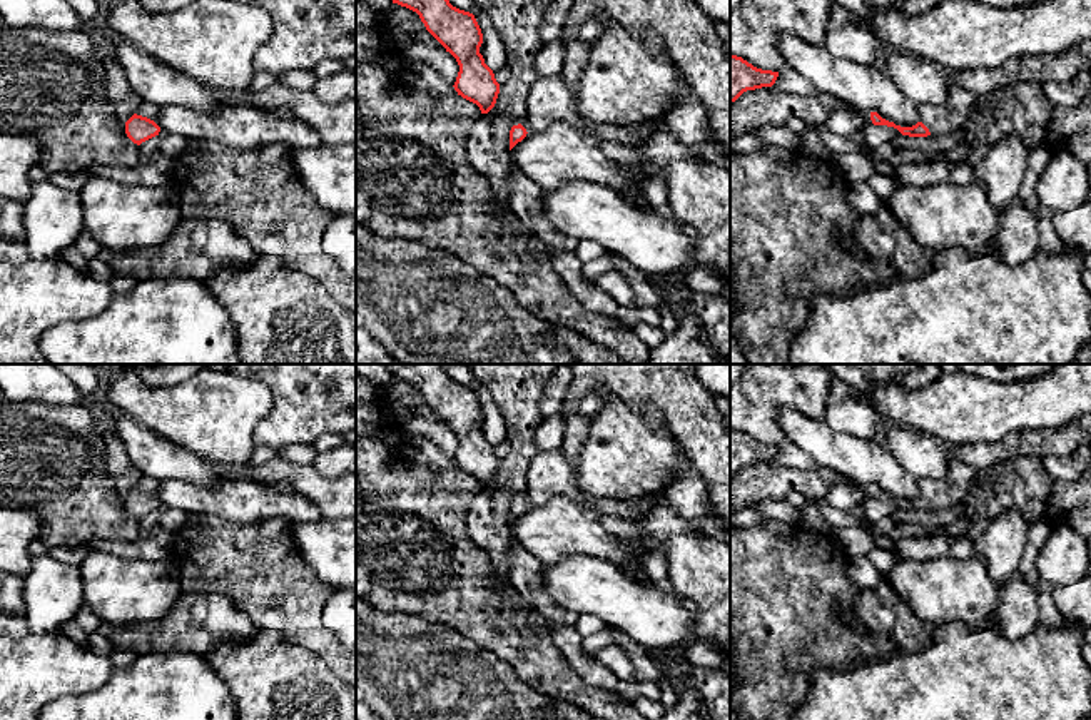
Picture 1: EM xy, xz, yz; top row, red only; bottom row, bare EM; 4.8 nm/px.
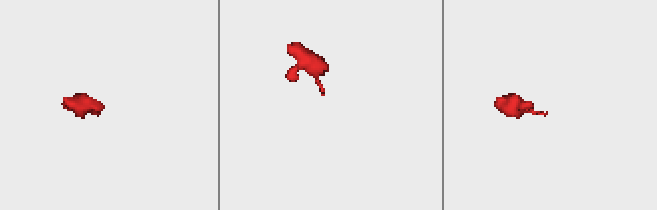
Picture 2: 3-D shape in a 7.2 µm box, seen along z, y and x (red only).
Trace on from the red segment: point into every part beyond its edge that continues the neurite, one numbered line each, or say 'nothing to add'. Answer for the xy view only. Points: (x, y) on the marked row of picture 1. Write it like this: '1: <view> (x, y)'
1: xy (151, 111)

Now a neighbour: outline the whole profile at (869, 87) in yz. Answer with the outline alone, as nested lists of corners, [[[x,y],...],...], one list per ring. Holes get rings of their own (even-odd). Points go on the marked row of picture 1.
[[[777,33],[777,48],[789,68],[810,80],[819,92],[865,112],[877,112],[901,127],[921,122],[917,104],[897,89],[880,63],[834,57],[824,45],[812,45],[794,33]]]

